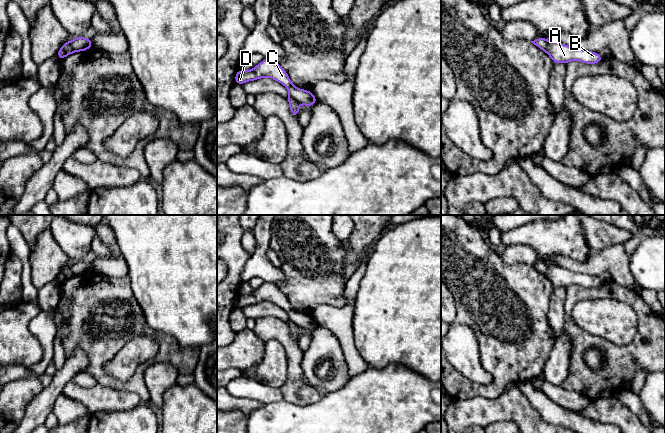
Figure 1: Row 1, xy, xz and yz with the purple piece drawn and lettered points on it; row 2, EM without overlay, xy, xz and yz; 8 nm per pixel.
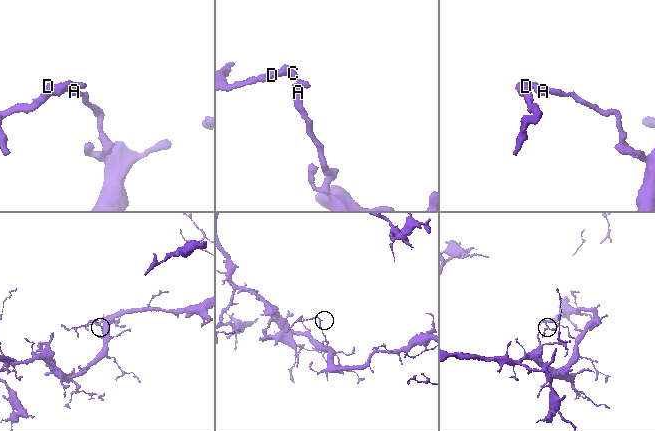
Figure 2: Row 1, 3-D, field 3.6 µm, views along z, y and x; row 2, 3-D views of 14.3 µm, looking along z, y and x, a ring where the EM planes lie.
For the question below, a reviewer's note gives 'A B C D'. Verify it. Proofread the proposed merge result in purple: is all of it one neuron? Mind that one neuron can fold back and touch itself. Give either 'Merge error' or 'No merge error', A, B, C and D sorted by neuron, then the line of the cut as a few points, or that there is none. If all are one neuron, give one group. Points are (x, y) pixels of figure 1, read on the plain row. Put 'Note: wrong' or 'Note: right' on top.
Note: wrong
Merge error. Groups: A B / C D. Split along xy (67, 265), (75, 275)

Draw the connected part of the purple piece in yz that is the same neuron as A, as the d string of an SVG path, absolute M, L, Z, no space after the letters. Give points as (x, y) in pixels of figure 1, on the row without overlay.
M549 265L545 276L551 281L554 288L567 288L573 284L586 288L597 288L603 285L598 276L573 272L555 265Z

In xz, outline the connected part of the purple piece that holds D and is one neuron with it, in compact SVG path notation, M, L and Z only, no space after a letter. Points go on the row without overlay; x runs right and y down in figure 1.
M264 282L262 286L254 290L251 295L238 293L235 298L235 308L242 309L245 306L254 305L263 301L272 302L284 309L289 315L289 320L301 328L312 331L317 327L317 323L311 315L295 311L287 296L278 286L271 283Z

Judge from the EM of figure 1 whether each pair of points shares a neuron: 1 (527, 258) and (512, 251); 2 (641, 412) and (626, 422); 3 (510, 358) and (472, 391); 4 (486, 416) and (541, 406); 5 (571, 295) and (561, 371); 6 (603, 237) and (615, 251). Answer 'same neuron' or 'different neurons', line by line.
1: same neuron
2: different neurons
3: same neuron
4: different neurons
5: different neurons
6: different neurons

